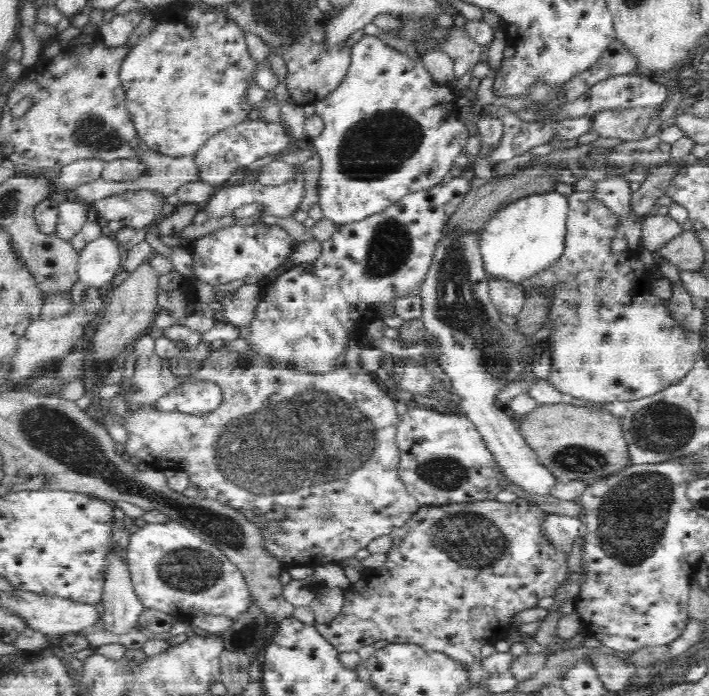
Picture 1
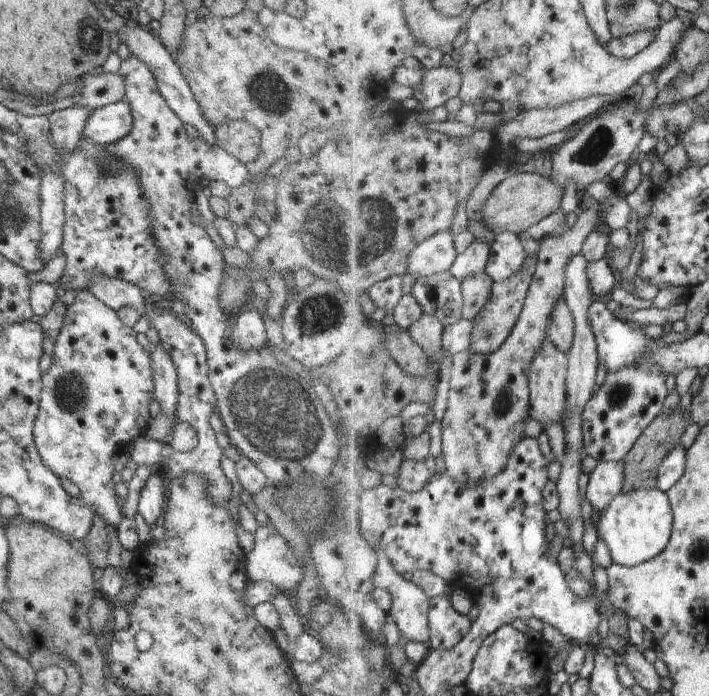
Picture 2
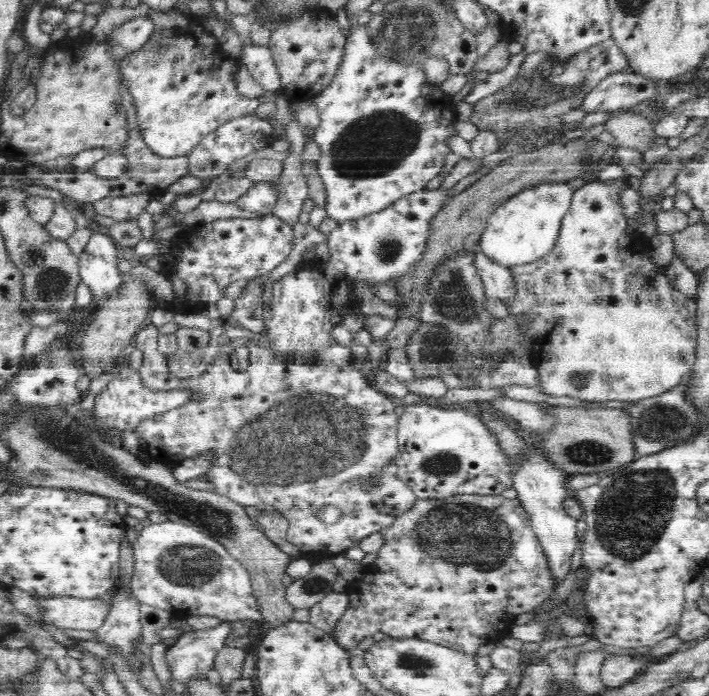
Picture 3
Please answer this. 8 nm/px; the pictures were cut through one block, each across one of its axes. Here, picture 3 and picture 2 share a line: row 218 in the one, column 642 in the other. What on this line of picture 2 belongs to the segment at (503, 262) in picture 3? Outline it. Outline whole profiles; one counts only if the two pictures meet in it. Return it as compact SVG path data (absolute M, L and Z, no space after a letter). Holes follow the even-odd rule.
M634 489L622 491L612 504L603 510L597 524L598 538L606 542L616 564L635 567L659 557L668 548L675 525L673 503L667 492L658 489Z

